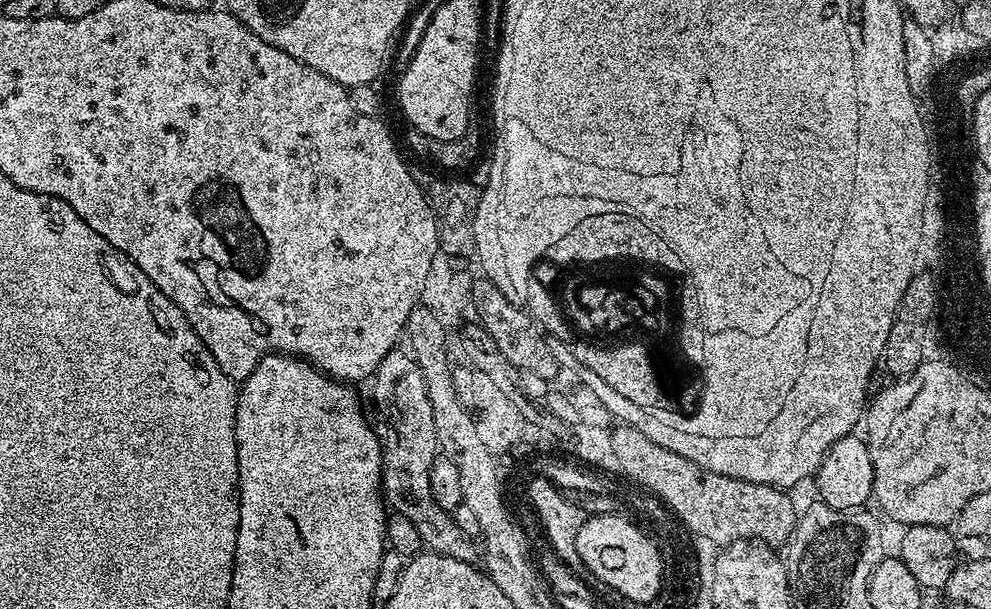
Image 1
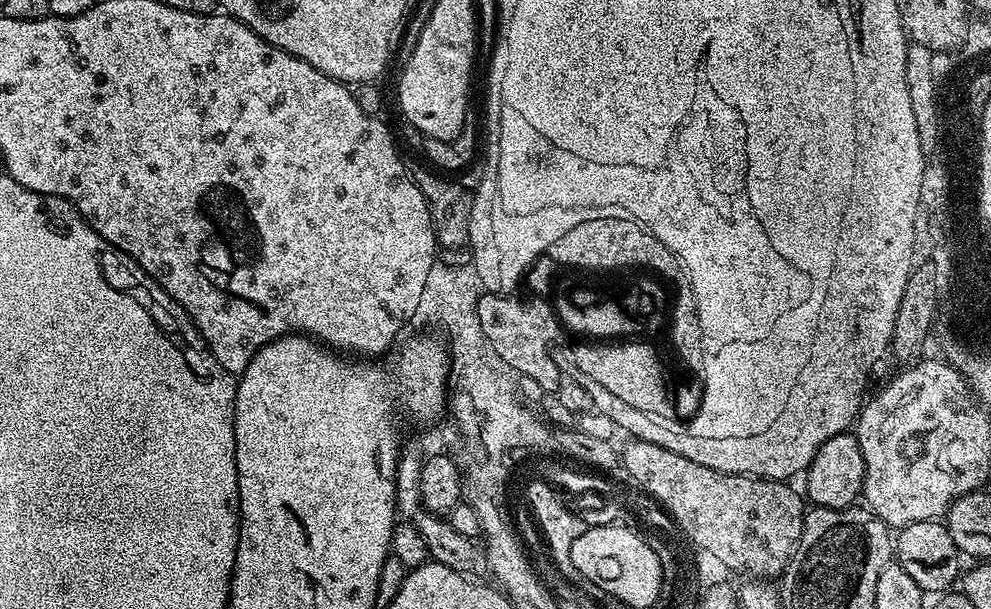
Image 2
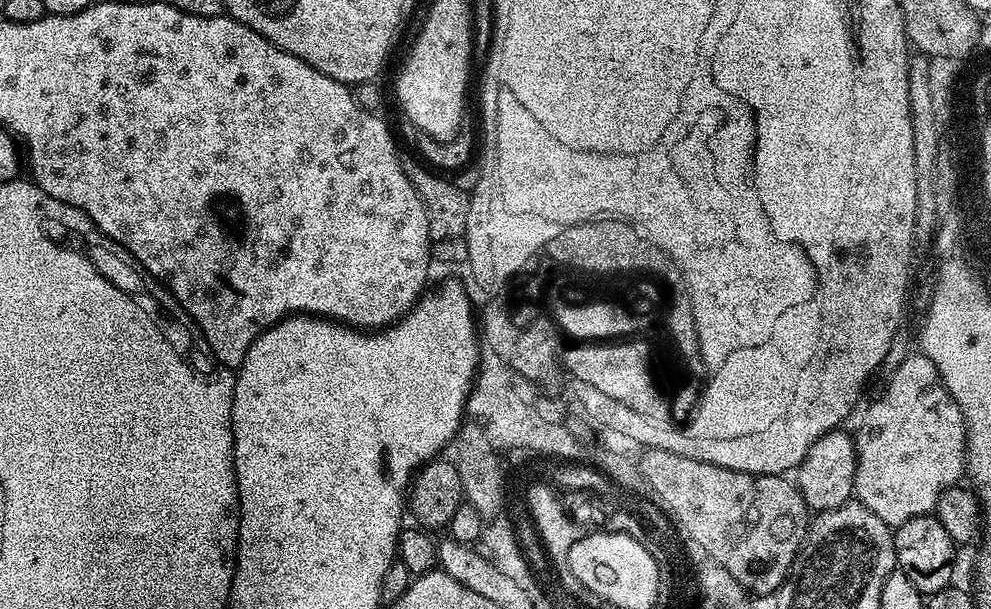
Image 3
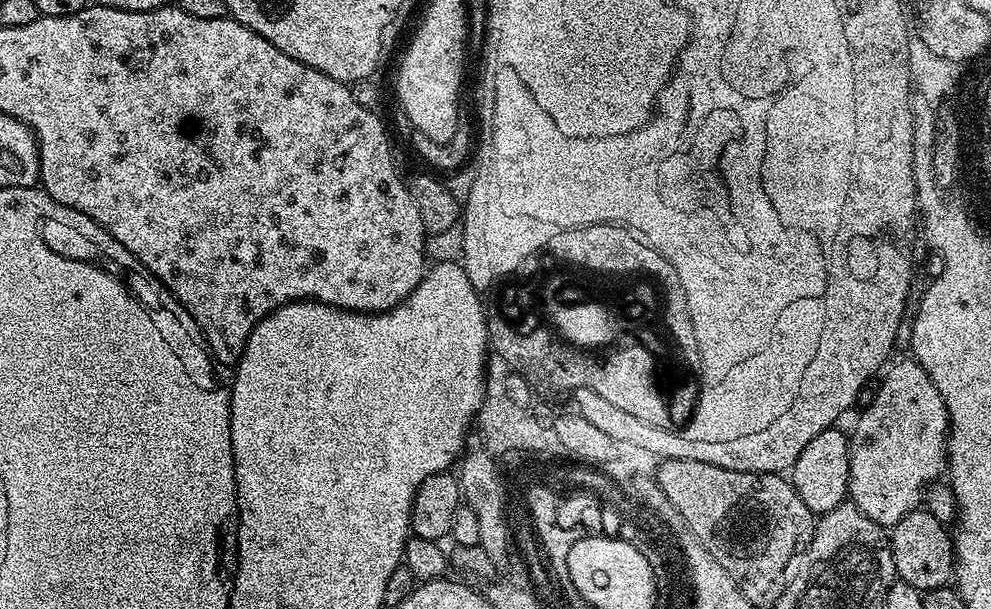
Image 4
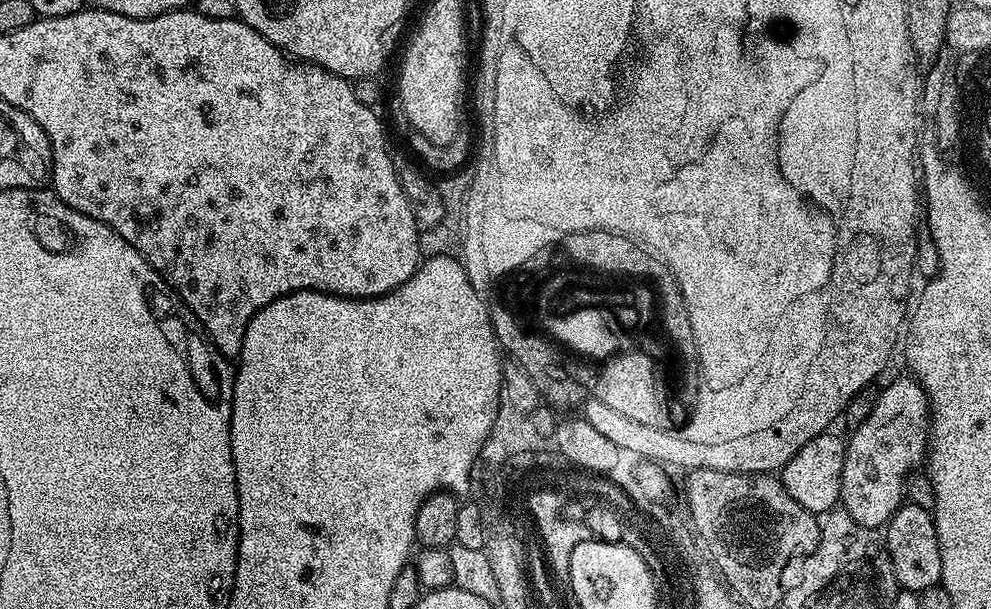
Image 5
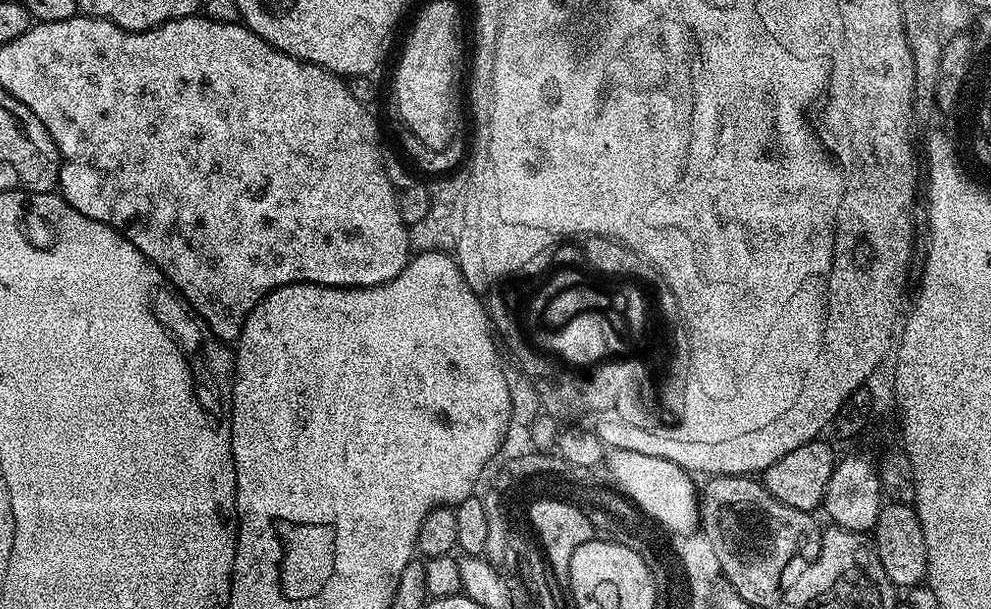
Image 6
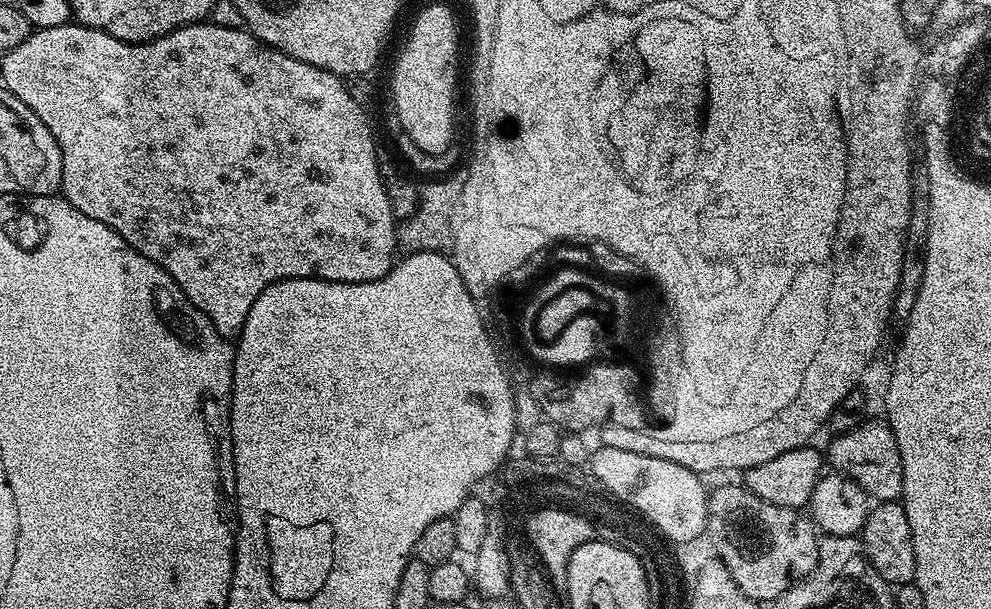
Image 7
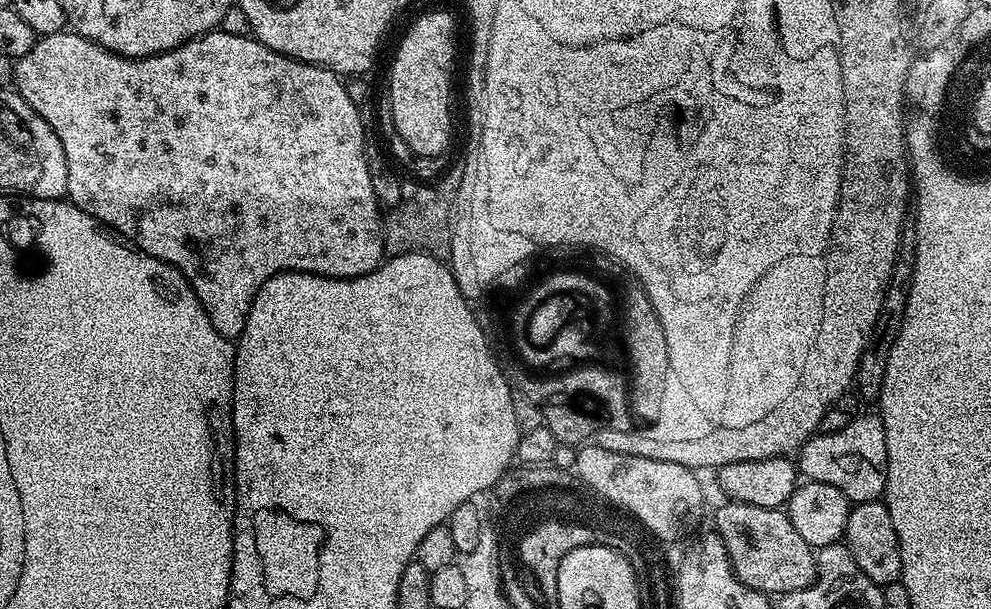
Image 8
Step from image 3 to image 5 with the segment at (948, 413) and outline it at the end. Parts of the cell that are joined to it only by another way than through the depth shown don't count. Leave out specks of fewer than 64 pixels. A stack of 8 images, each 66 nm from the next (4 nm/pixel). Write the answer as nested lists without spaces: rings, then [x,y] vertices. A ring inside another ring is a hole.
[[[907,381],[888,389],[878,406],[870,410],[871,420],[851,429],[842,462],[839,507],[858,526],[880,530],[905,503],[905,481],[925,463],[930,409],[928,395]]]

